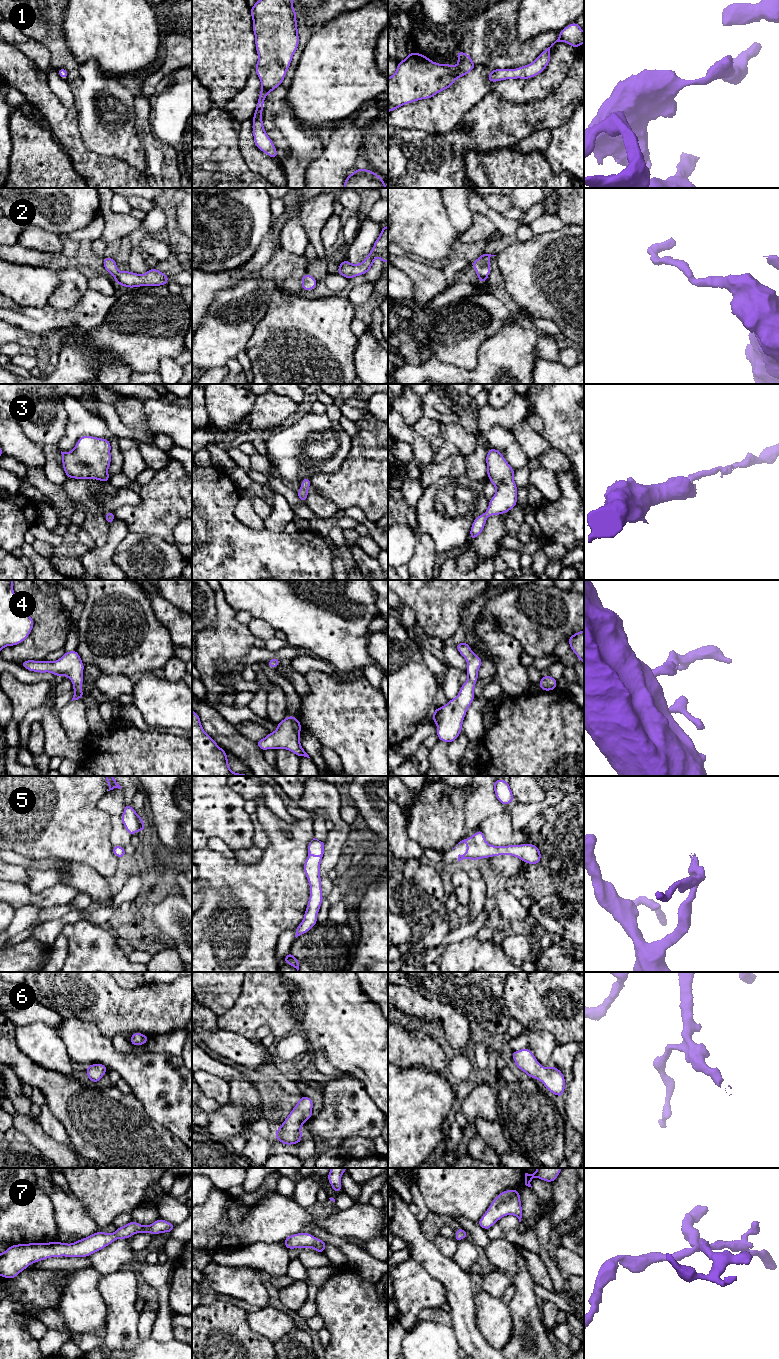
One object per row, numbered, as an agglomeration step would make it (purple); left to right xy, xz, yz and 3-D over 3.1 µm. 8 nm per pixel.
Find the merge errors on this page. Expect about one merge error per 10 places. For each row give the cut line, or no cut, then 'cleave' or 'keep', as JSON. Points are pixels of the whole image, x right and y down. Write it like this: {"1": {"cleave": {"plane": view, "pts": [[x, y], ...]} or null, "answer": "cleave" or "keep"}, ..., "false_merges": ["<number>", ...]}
{"1": {"cleave": null, "answer": "keep"}, "2": {"cleave": null, "answer": "keep"}, "3": {"cleave": null, "answer": "keep"}, "4": {"cleave": null, "answer": "keep"}, "5": {"cleave": null, "answer": "keep"}, "6": {"cleave": null, "answer": "keep"}, "7": {"cleave": null, "answer": "keep"}, "false_merges": []}

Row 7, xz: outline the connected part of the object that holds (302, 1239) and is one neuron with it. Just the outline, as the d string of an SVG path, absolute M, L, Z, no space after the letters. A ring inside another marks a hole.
M301 1232L292 1234L285 1238L284 1245L288 1250L295 1248L310 1248L312 1247L317 1252L323 1254L327 1243L319 1238L315 1238L310 1233Z

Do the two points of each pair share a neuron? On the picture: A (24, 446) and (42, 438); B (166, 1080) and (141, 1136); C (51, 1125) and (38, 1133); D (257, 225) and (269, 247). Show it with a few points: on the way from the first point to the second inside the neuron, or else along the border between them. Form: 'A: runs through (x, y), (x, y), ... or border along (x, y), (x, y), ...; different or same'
A: border along (19, 425), (31, 440), (42, 446); different
B: border along (135, 1097), (152, 1119), (169, 1129); different
C: border along (36, 1120), (48, 1135), (62, 1143); different
D: border along (270, 228), (251, 257); different

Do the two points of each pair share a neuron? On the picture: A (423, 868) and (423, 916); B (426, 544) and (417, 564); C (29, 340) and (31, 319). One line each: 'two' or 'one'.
A: one
B: one
C: two

